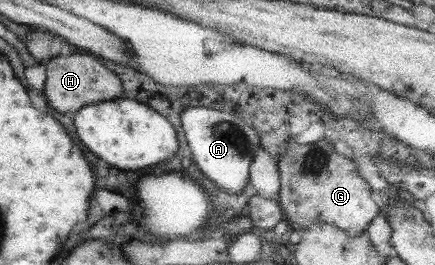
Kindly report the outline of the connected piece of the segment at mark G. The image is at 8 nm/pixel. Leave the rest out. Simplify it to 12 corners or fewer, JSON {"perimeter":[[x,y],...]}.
{"perimeter":[[288,140],[277,201],[300,230],[356,237],[380,213],[329,140]]}

